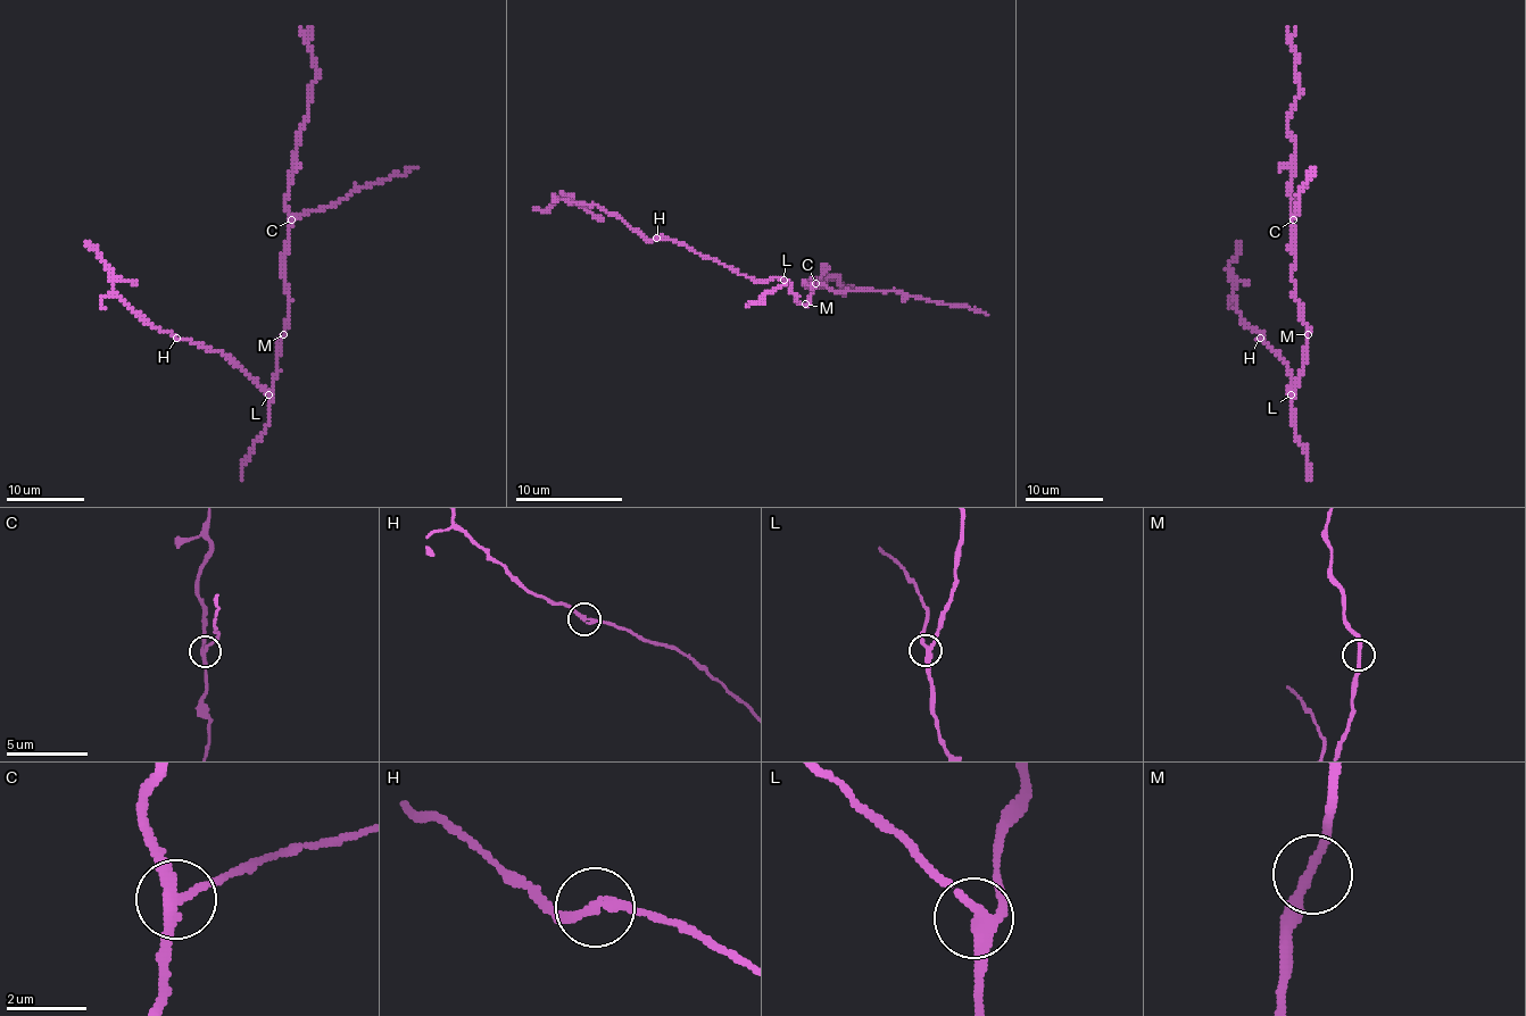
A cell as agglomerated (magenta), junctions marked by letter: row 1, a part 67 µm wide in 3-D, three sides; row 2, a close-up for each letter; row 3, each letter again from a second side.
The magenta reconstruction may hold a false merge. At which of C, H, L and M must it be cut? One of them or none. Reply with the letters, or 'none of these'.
C

